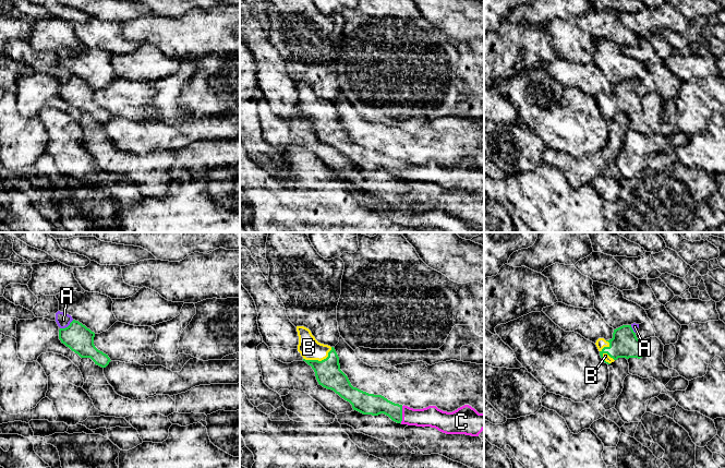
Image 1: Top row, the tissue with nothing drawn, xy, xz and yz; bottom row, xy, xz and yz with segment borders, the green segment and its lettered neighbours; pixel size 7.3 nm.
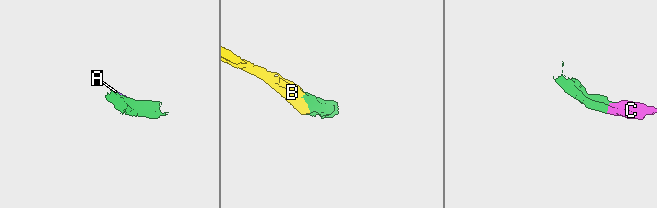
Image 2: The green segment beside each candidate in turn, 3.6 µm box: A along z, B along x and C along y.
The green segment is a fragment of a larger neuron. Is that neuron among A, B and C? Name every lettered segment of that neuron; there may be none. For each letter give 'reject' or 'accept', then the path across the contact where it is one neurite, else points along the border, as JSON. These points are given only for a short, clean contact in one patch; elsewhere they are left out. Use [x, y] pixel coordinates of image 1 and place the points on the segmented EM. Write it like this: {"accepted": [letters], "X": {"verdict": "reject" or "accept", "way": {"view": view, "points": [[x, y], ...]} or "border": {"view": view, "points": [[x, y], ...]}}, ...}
{"accepted": ["B", "C"], "A": {"verdict": "reject", "border": {"view": "xy", "points": [[73, 320], [67, 326], [60, 328]]}}, "B": {"verdict": "accept"}, "C": {"verdict": "accept", "way": {"view": "xz", "points": [[370, 404], [383, 405], [401, 415], [431, 416]]}}}

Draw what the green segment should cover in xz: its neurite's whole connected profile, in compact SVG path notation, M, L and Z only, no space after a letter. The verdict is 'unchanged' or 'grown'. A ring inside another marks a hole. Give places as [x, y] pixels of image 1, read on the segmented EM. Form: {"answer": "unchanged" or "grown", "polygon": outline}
{"answer": "grown", "polygon": "M297 326L298 351L315 372L319 385L334 391L352 405L353 410L363 415L384 413L401 424L431 427L446 434L466 434L484 439L484 413L464 405L452 412L428 406L413 409L395 404L382 395L374 395L353 387L348 376L340 370L339 357L334 347L318 343L311 331Z"}

